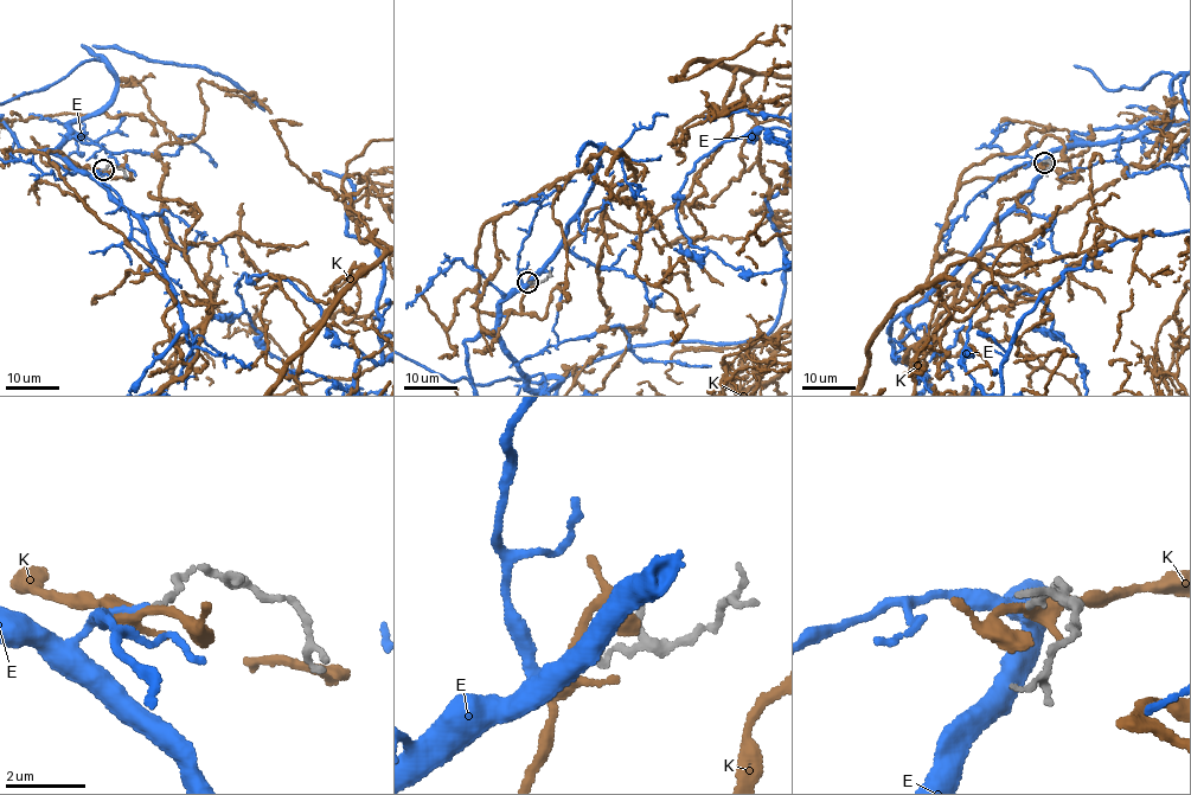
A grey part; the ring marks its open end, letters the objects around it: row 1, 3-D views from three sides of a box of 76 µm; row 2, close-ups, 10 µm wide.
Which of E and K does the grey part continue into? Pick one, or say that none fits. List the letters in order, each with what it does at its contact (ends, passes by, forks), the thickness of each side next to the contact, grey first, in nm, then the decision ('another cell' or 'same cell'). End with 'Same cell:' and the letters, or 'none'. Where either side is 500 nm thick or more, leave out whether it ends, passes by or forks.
E: it ends there; 190 nm thick on the grey side, 120 nm on the other; same cell
K: it forks there; 190 nm thick on the grey side, 200 nm on the other; another cell
Same cell: E

